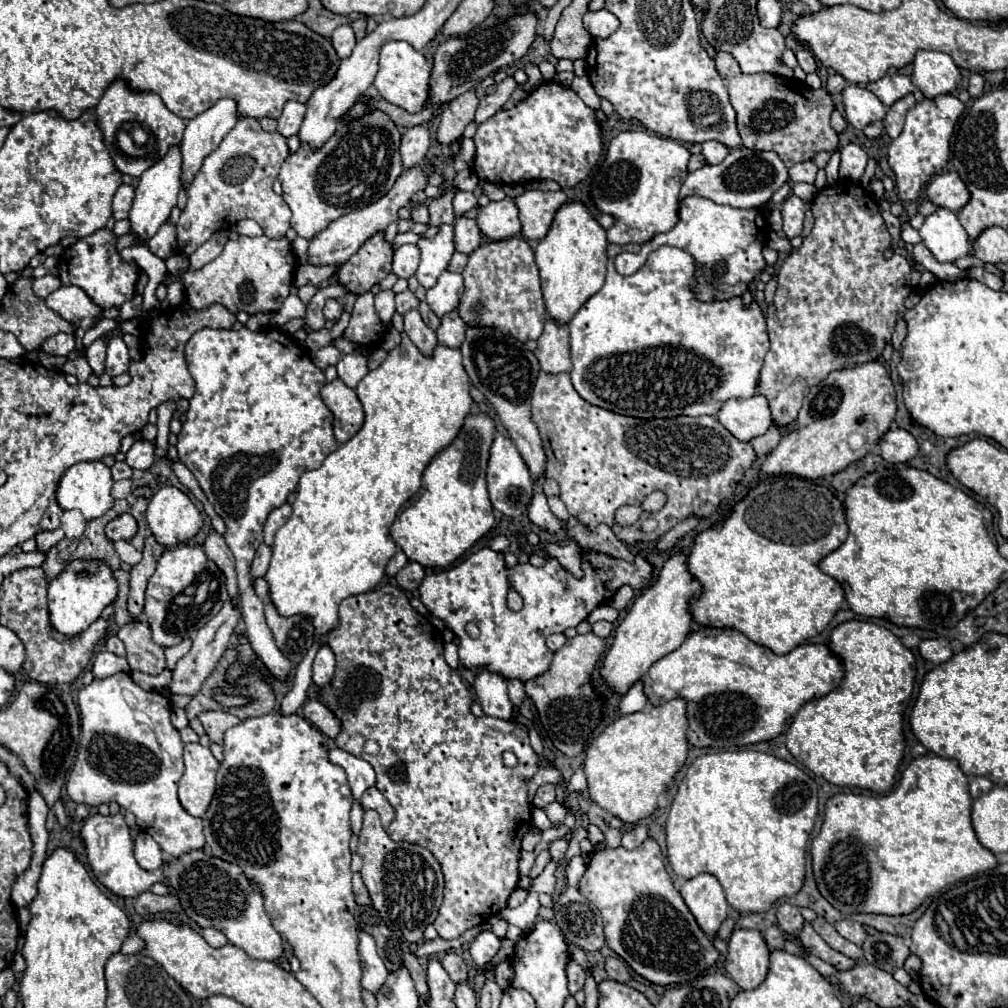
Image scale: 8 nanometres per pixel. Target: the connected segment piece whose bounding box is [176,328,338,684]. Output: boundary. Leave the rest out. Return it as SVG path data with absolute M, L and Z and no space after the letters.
M202 328L186 342L186 362L188 370L196 382L196 392L190 398L190 408L186 412L186 422L178 434L178 456L180 462L190 468L190 472L200 482L200 488L208 496L214 510L226 522L226 544L236 558L238 588L240 588L240 610L246 624L246 634L256 656L280 682L288 682L292 664L278 650L272 632L264 620L264 602L256 596L252 588L250 564L260 546L264 534L262 524L268 514L282 506L290 492L296 490L300 476L306 470L314 470L322 460L338 448L332 434L334 416L326 408L320 396L320 388L326 378L324 372L312 362L310 354L294 342L292 336L284 334L280 328L268 328L264 332L254 332L250 328L242 330L214 330Z

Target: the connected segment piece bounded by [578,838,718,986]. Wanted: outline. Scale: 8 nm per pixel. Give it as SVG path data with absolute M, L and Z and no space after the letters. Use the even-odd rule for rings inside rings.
M646 838L634 850L626 850L624 846L594 850L578 890L600 910L606 944L652 984L690 982L718 960L718 950L708 934L700 930L680 892L674 888L656 840Z

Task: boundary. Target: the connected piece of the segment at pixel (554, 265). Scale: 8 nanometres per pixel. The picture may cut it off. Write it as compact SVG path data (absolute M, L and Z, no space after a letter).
M568 202L560 206L550 232L534 250L542 278L546 312L552 320L562 326L568 324L580 306L602 288L606 276L606 246L606 230L590 216L582 204Z

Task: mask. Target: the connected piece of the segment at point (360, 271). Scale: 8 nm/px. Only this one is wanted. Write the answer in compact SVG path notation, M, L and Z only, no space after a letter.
M378 232L366 240L366 244L344 262L336 280L342 282L348 292L362 294L368 292L376 282L382 282L392 272L392 244L384 240L384 234Z

